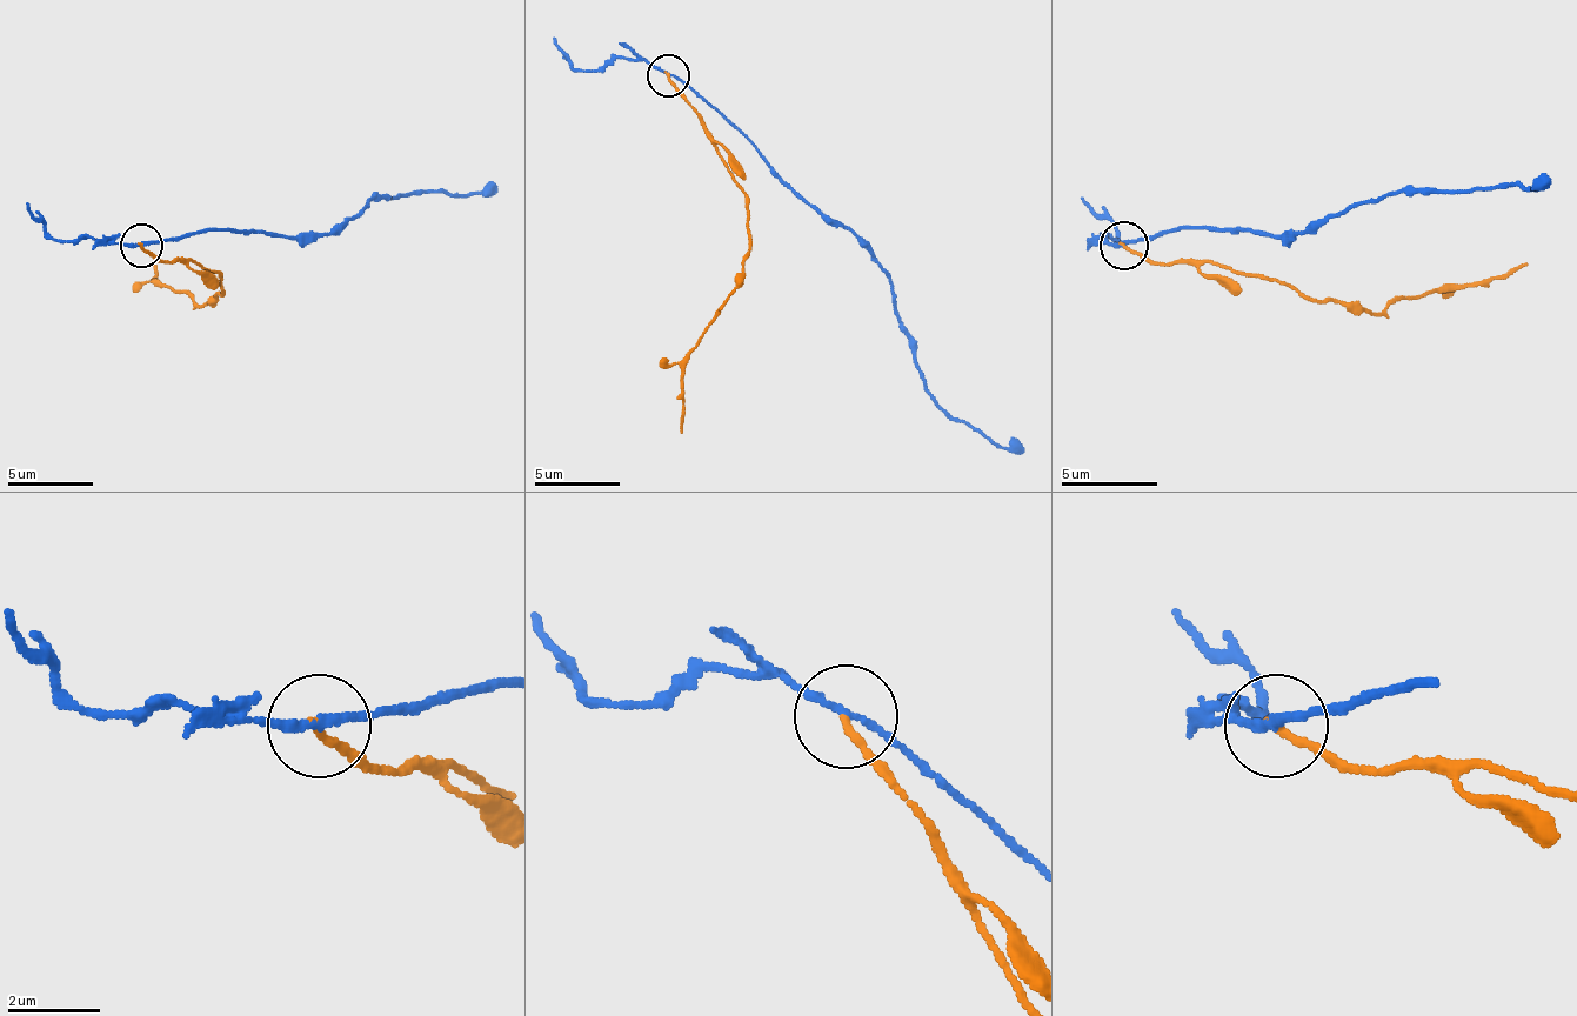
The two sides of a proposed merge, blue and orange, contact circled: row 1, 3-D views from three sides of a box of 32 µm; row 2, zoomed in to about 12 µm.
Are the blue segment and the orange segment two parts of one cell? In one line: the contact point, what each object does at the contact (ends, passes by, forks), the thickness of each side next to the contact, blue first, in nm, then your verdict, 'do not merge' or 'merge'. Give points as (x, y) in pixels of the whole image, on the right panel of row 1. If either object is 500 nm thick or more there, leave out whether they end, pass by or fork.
at (1123, 246); blue passes by; orange ends there; 150 nm thick on the blue side, 150 nm on the other; do not merge

